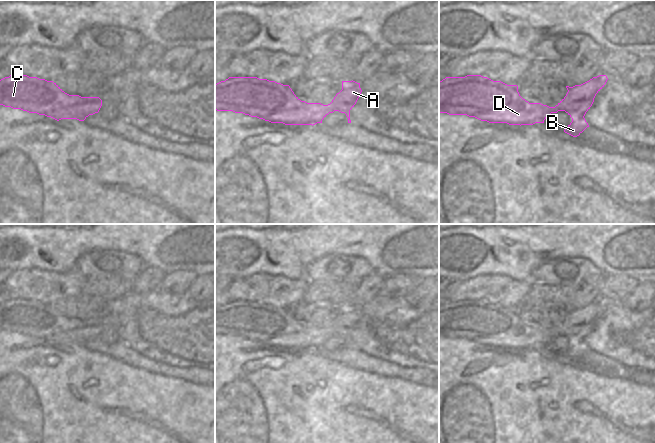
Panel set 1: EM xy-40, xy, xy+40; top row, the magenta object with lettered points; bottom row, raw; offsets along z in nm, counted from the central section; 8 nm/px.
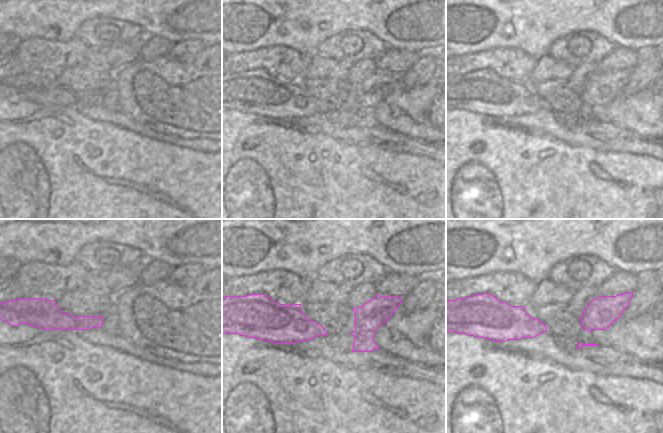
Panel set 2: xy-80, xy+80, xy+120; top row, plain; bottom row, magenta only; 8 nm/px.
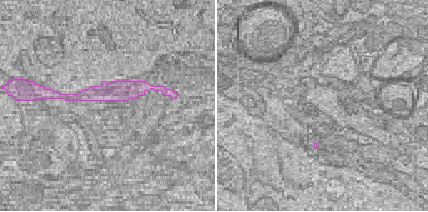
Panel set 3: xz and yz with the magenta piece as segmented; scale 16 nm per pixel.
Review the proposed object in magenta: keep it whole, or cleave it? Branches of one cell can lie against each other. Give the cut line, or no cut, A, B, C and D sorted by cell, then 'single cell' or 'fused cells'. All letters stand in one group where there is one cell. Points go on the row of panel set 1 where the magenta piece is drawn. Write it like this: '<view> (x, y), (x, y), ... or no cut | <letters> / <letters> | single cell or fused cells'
no cut | A B C D | single cell

